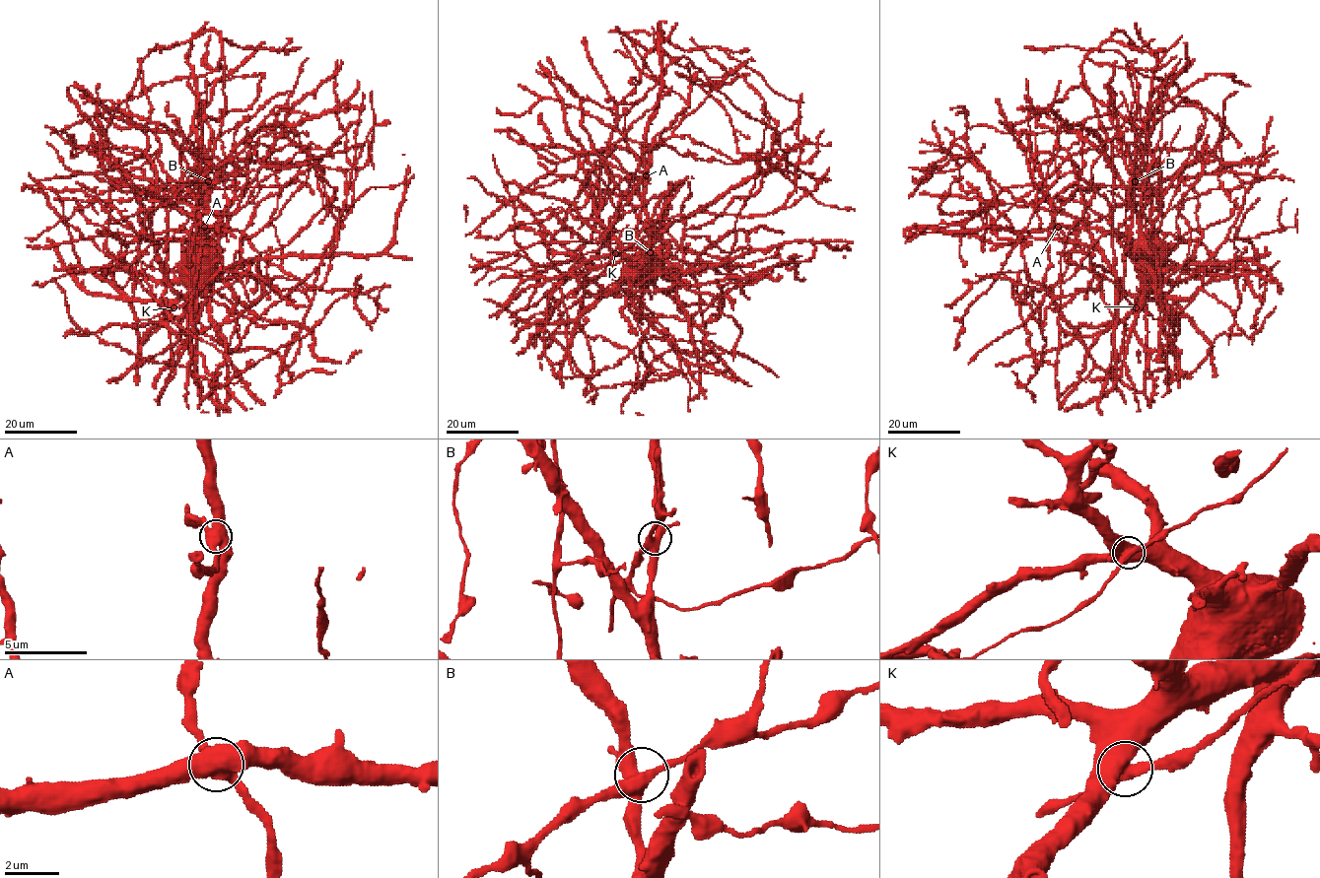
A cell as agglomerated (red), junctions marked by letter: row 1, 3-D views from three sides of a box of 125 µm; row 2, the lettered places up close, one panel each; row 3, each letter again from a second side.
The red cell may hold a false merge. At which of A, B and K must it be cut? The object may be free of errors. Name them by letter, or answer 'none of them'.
none of them

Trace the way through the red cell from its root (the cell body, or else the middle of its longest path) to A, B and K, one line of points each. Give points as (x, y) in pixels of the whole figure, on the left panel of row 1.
A: (210, 256), (205, 249), (204, 227)
B: (210, 256), (212, 239), (200, 232), (208, 181)
K: (210, 256), (207, 274), (199, 290), (183, 297), (173, 307)

